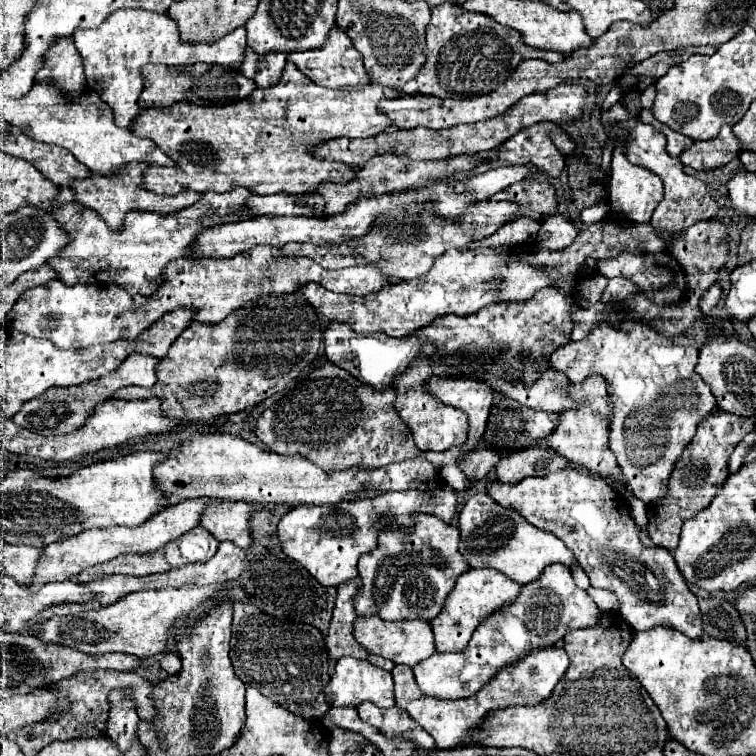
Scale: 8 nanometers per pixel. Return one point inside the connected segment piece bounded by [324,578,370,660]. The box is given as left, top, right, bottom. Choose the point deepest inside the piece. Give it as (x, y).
(340, 641)

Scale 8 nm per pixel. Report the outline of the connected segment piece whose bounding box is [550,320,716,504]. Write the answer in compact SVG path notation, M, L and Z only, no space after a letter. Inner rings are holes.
M630 320L620 328L598 326L582 342L568 342L554 350L550 360L554 370L562 370L573 383L591 374L606 378L614 408L610 450L636 498L644 504L662 500L676 460L694 438L698 424L716 408L710 386L694 372L696 342L690 336L664 338L654 328Z

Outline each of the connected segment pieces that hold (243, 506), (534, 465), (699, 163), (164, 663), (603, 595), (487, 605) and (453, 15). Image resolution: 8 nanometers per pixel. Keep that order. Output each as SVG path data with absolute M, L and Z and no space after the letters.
M214 502L210 510L206 510L206 518L200 522L206 530L210 530L214 536L218 536L220 542L230 540L242 548L252 546L250 536L250 520L254 516L256 508L248 502Z
M530 448L506 456L496 466L496 478L504 484L518 484L526 476L546 476L570 464L566 458L548 448Z
M722 126L716 138L694 142L688 150L684 150L684 154L680 154L680 160L694 170L712 170L732 162L736 156L738 138L732 134L730 126Z
M166 652L166 654L162 654L162 658L160 658L160 666L162 666L162 670L166 670L168 674L176 674L182 664L180 664L180 658L178 658L176 654Z
M588 588L586 592L588 592L588 596L596 602L596 606L598 606L602 612L618 612L618 610L620 610L620 602L618 602L618 598L616 598L610 590Z
M492 568L464 572L458 578L452 594L446 598L442 612L430 624L432 632L434 632L434 640L436 640L436 650L438 652L462 652L468 646L470 636L478 628L478 624L488 614L492 614L492 612L504 608L506 604L514 602L520 596L520 590L522 590L522 586L518 582L510 580L506 574L500 574Z
M440 4L432 8L432 20L426 26L426 64L416 76L418 92L438 98L452 100L470 100L496 90L506 82L520 60L540 58L546 62L564 60L562 52L536 50L524 44L524 38L518 30L494 22L488 14L470 12L456 4Z

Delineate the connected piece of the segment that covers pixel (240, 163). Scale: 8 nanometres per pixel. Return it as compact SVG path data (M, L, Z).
M292 62L286 64L280 82L270 88L258 88L250 98L228 106L194 106L190 102L176 102L168 108L150 108L142 110L138 116L138 126L134 132L142 138L150 138L162 152L178 162L176 168L148 166L146 170L146 190L156 190L156 194L178 194L180 190L198 190L198 192L230 192L236 186L246 186L256 194L314 194L322 182L348 184L356 178L358 170L340 162L318 160L310 150L326 140L338 136L374 136L386 132L392 126L392 120L380 112L378 102L382 98L398 98L406 94L396 88L382 84L368 84L352 90L322 88L306 78Z

